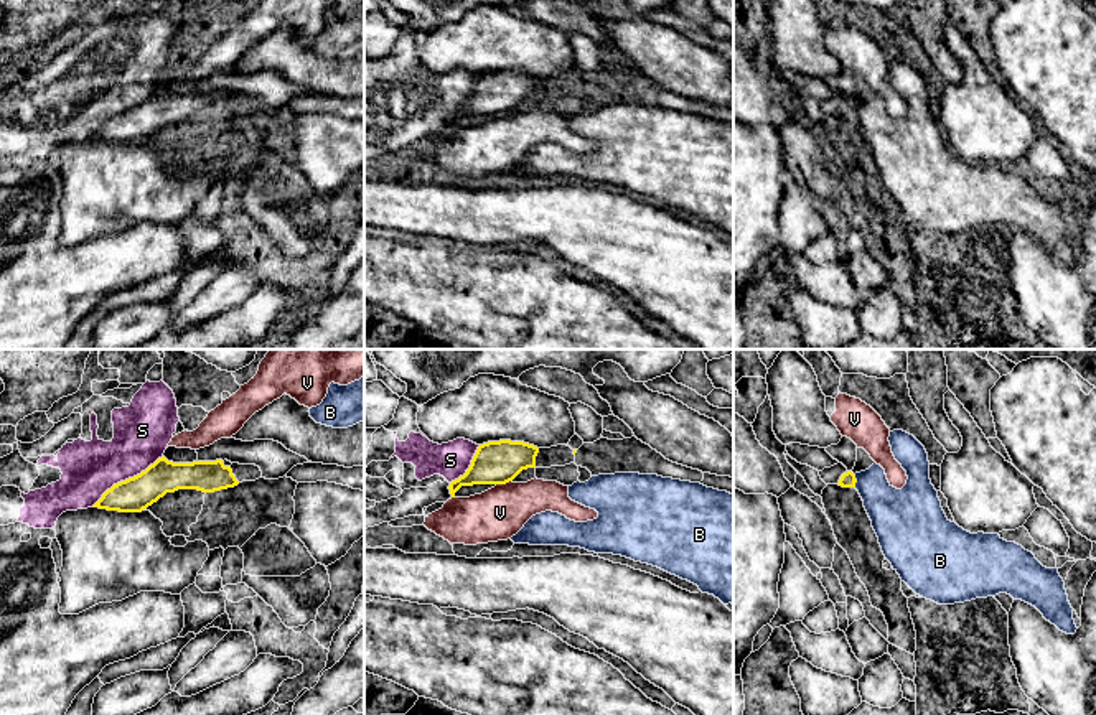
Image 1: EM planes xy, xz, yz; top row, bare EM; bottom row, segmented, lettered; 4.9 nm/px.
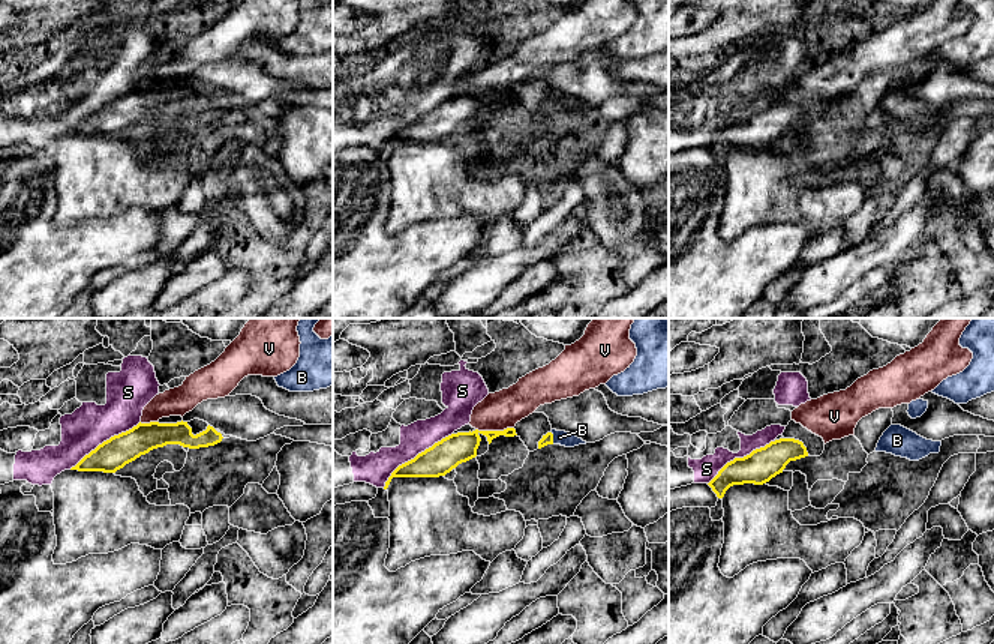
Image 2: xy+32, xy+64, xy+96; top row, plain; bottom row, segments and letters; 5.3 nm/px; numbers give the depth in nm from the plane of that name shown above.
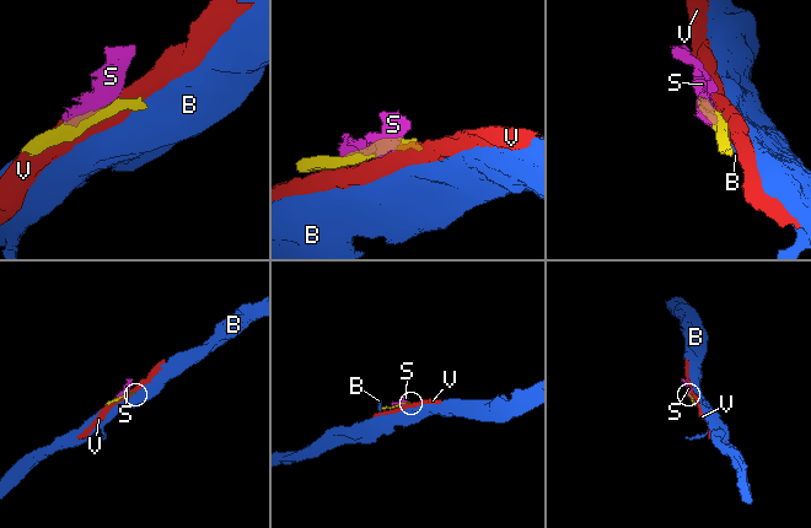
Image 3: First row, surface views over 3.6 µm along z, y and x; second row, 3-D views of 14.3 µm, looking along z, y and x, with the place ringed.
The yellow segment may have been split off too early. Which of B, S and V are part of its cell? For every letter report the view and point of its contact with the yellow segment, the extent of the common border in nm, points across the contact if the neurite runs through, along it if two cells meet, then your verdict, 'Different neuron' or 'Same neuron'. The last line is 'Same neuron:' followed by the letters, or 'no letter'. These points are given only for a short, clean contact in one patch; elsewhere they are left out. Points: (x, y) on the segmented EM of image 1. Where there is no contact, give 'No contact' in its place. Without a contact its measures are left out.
B: Touches yellow at yz (856, 481). Shared border 60 nm. Boundary: yz (854, 475), (856, 486). Different neuron
S: Touches yellow at xy (126, 480). Shared border 440 nm. Different neuron
V: Touches yellow at xz (503, 483). Shared border 80 nm. Different neuron
Same neuron: no letter

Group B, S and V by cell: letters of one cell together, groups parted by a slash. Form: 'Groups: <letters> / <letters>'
Groups: B V / S

